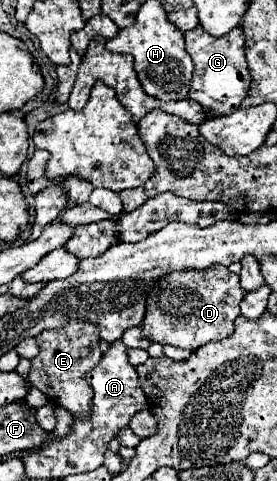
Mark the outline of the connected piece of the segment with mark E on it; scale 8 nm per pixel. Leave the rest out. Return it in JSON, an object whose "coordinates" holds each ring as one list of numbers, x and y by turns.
{"coordinates":[[70,322,60,330,46,330,38,334,40,354,32,358,32,370,28,374,30,382,46,394,50,400,60,404,70,412,74,420,88,420,92,408,92,388,86,382,86,374,102,360,100,338,94,324,88,322]]}

